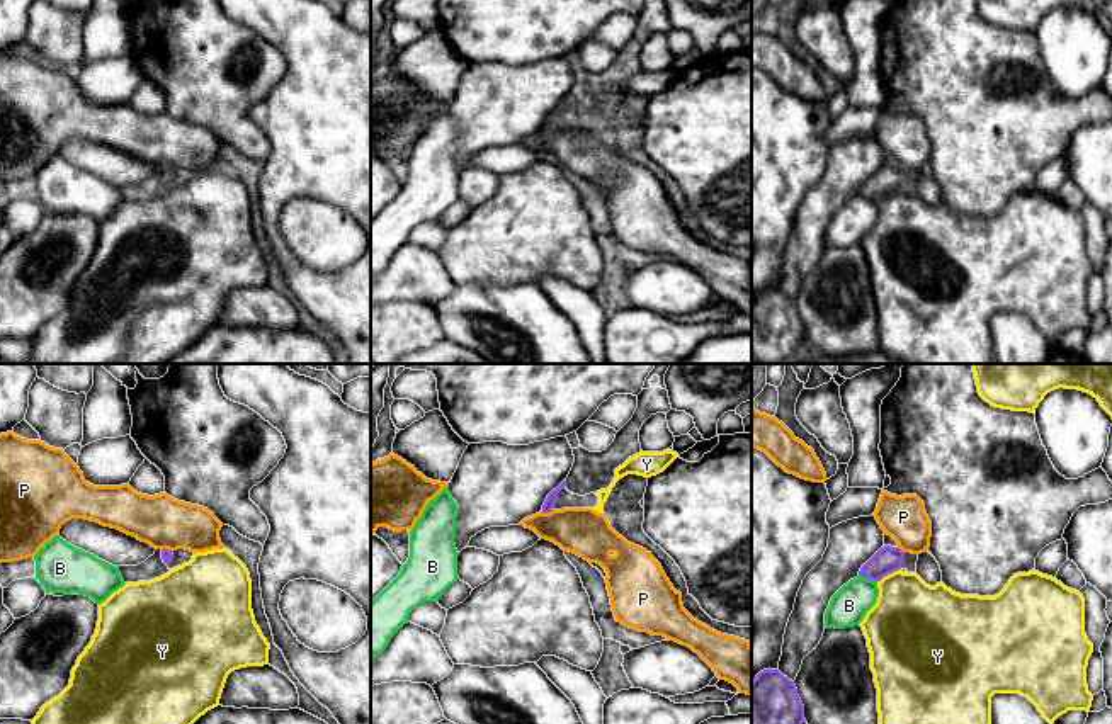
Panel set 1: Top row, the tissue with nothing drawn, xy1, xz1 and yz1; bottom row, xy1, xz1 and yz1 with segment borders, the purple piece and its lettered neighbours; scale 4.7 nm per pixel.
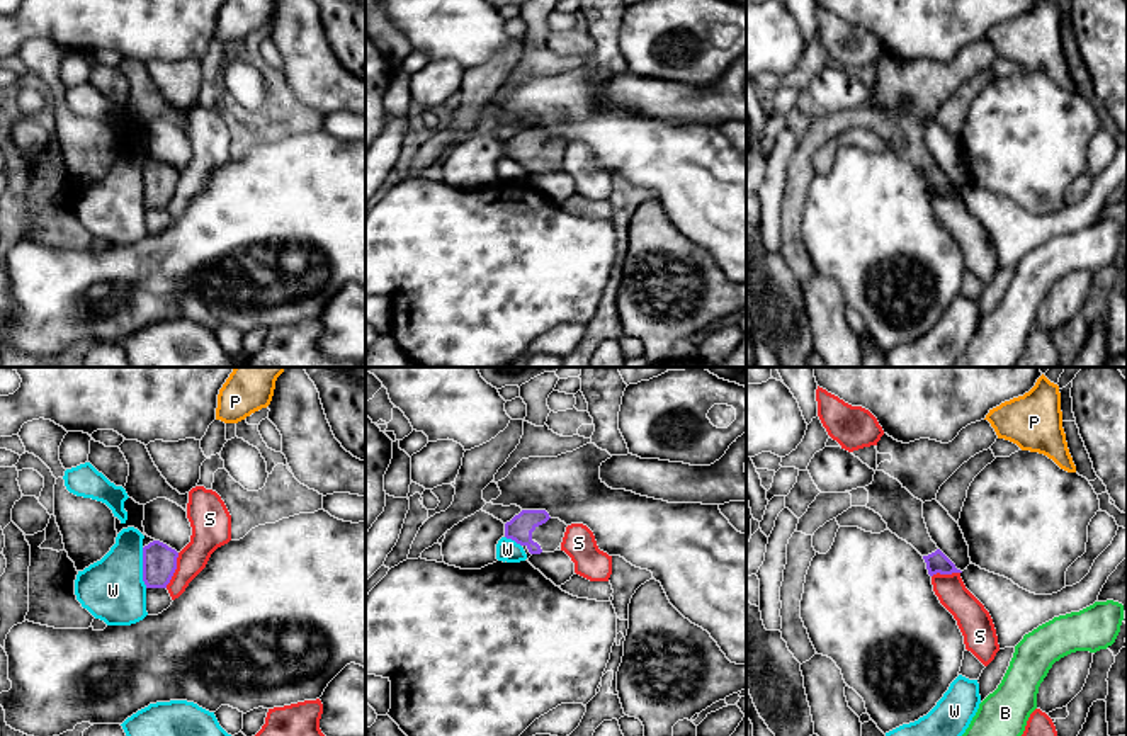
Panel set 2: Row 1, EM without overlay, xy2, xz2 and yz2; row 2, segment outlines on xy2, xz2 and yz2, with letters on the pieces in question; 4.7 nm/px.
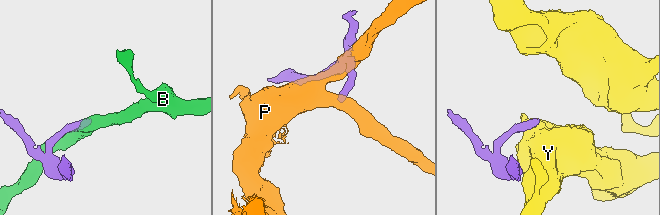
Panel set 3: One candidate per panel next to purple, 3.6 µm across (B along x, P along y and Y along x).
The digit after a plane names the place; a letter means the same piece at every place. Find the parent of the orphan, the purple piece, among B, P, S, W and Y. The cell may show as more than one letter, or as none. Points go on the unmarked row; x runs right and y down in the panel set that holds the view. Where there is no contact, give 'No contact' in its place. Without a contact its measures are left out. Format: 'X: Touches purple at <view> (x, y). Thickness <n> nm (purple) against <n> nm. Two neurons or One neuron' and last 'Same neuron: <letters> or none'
B: Touches purple at yz1 (868, 197). Thickness 130 nm (purple) against 180 nm. Two neurons
P: Touches purple at xz1 (546, 131). Thickness 50 nm (purple) against 220 nm. Two neurons
S: Touches purple at xy2 (175, 187). Thickness 160 nm (purple) against 190 nm. Two neurons
W: Touches purple at xy2 (143, 187). Thickness 160 nm (purple) against 300 nm. Two neurons
Y: Touches purple at yz1 (888, 192). Thickness 130 nm (purple) against 380 nm. Two neurons
Same neuron: none

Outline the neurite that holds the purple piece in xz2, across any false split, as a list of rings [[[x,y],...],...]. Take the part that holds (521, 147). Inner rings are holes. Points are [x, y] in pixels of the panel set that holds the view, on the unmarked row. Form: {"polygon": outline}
{"polygon": [[[522,129],[505,143],[505,156],[525,165],[530,173],[554,172],[563,161],[566,146],[546,129]]]}

